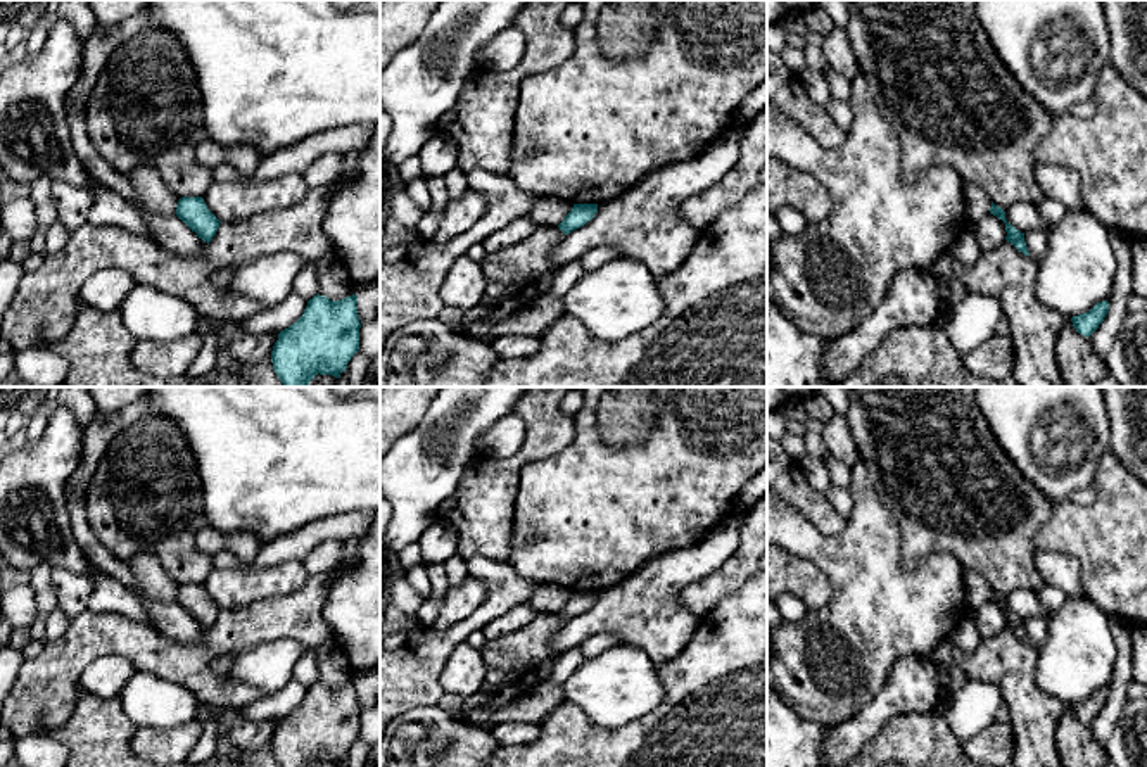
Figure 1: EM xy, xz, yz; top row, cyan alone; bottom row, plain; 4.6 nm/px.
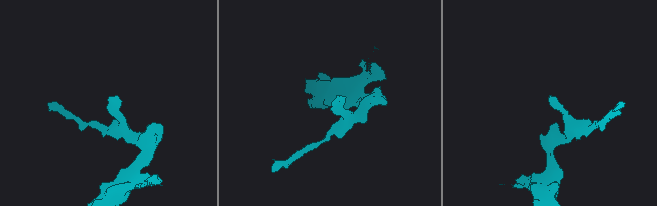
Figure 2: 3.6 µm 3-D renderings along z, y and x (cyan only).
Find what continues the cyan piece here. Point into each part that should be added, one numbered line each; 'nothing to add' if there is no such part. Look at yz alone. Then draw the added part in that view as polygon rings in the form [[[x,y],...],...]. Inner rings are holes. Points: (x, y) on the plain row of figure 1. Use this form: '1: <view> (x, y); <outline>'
nothing to add

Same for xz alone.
nothing to add

